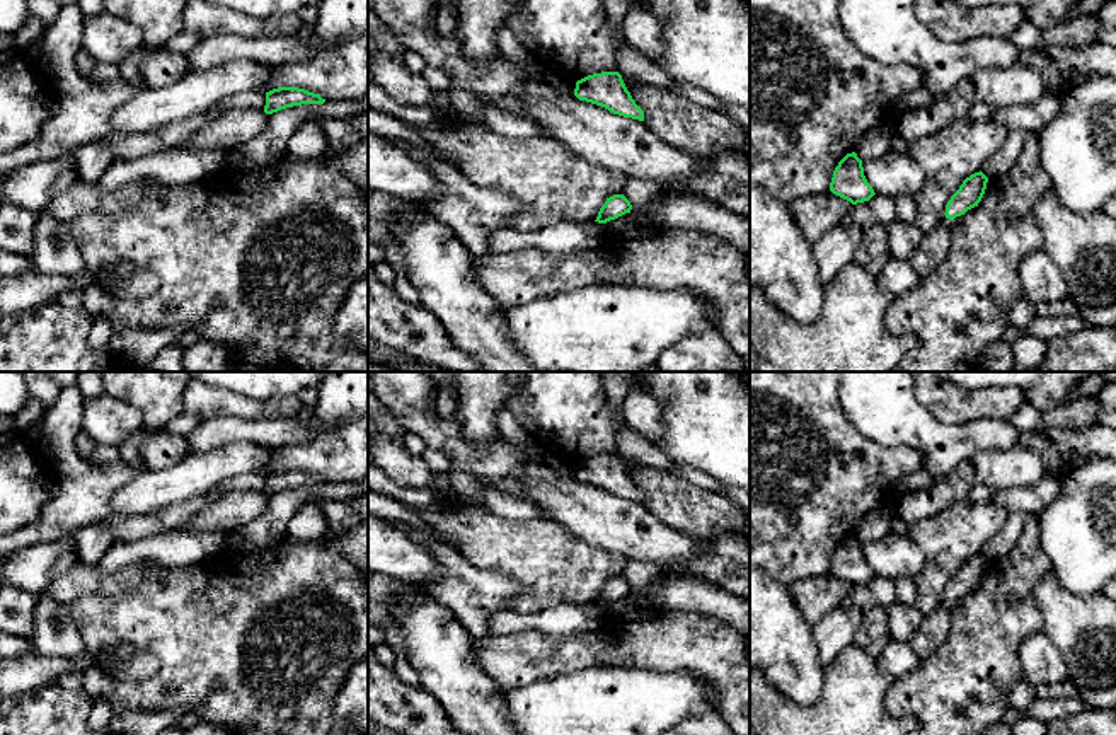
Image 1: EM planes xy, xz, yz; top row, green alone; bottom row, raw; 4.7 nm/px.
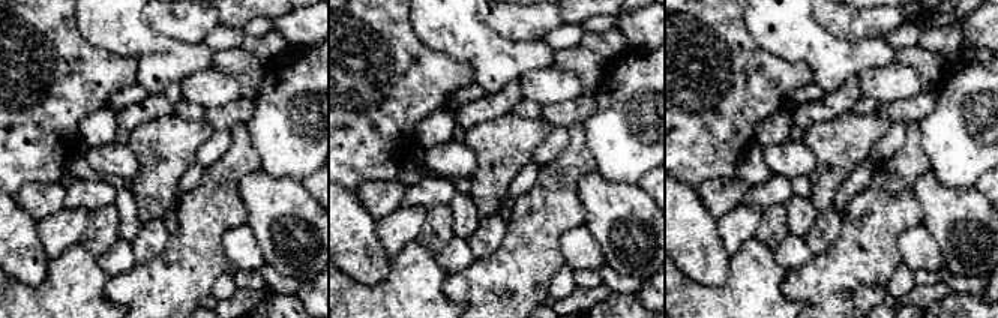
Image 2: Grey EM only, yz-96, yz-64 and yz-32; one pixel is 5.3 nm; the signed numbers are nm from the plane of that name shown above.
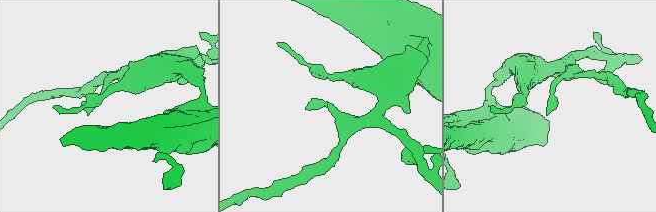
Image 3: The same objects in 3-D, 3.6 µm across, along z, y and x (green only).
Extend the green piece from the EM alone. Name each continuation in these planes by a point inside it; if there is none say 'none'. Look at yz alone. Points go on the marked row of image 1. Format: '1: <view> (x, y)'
none

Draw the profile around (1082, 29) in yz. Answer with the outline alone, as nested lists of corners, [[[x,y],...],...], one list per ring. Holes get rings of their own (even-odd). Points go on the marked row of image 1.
[[[1084,14],[1041,31],[1039,48],[1072,49],[1097,41],[1097,15]]]

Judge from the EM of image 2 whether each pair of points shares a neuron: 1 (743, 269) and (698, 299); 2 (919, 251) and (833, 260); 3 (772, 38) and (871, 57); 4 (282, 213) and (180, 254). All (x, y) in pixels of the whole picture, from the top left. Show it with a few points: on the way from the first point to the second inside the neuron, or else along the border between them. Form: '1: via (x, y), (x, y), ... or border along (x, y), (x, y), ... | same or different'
1: via (737, 281), (719, 299), (710, 299) | same
2: border along (920, 222), (899, 237), (898, 251), (902, 263) | different
3: via (796, 38), (811, 42), (829, 57), (847, 57) | same
4: border along (237, 188), (245, 207), (246, 222) | different

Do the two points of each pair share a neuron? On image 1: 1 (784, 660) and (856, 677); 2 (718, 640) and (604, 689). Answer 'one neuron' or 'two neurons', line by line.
1: two neurons
2: two neurons

